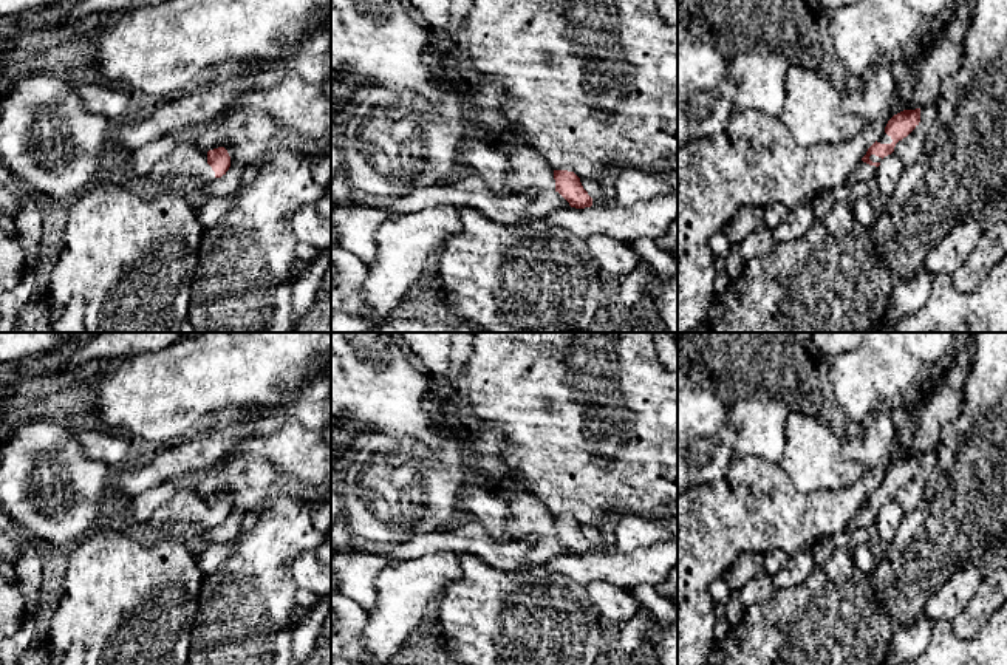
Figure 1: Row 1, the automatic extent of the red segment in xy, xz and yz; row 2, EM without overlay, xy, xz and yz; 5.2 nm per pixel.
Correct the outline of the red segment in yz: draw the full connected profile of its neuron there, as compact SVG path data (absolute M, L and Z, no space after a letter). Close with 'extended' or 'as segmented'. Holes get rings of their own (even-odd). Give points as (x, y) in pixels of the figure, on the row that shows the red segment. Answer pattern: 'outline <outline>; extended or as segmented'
outline M920 108L903 110L894 114L880 138L868 148L866 155L852 170L848 184L869 181L876 176L880 161L894 152L899 141L906 138L920 122Z; extended

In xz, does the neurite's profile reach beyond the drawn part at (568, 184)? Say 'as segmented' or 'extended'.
extended

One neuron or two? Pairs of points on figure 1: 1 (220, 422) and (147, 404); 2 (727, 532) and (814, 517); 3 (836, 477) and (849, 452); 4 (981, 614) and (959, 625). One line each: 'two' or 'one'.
1: two
2: one
3: two
4: one

